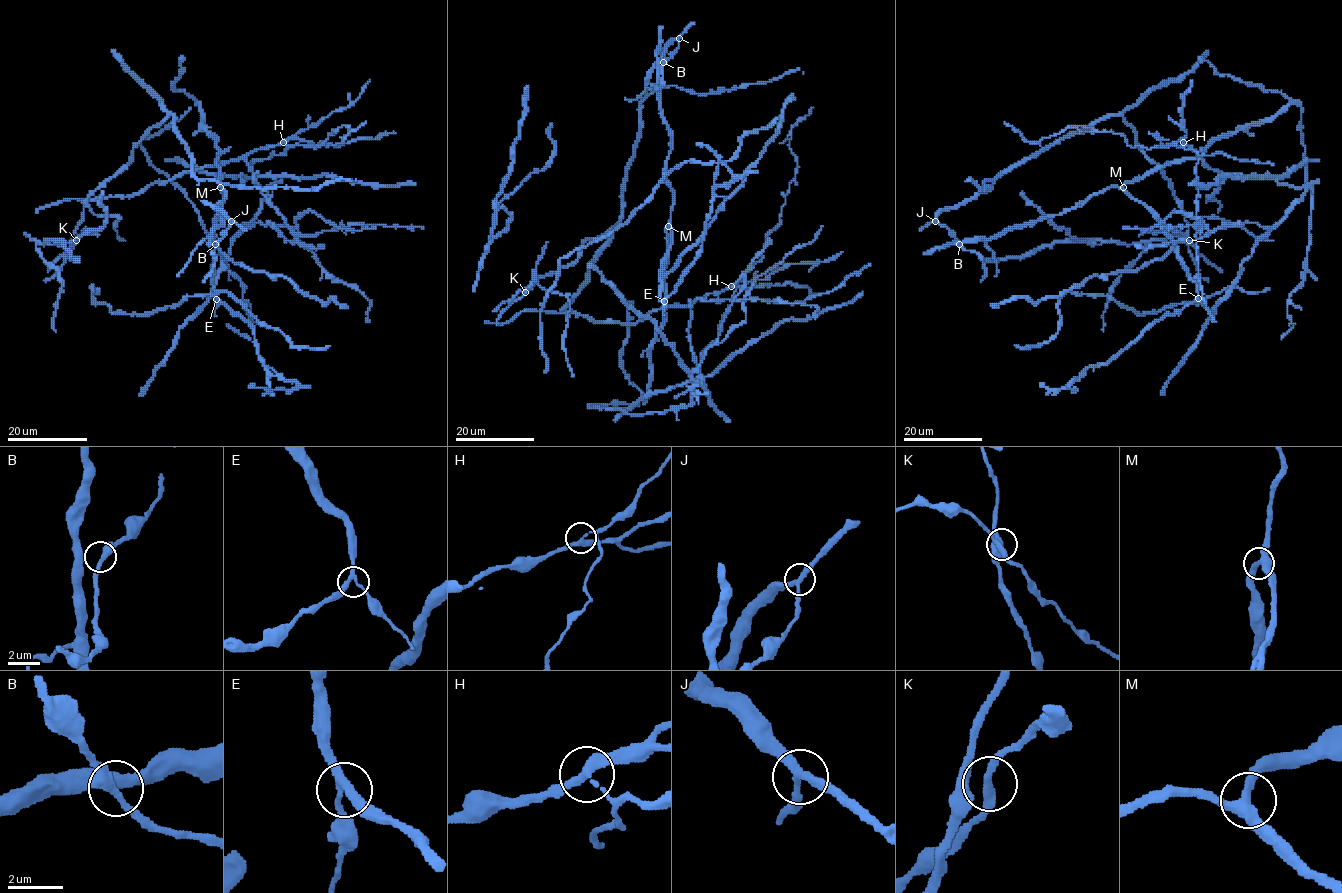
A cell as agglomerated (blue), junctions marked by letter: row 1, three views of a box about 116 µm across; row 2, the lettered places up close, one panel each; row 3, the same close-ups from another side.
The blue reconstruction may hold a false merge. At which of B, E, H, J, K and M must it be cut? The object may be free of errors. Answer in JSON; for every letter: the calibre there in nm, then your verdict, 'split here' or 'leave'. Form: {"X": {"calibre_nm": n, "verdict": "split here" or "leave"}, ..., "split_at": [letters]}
{"B": {"calibre_nm": 300, "verdict": "leave"}, "E": {"calibre_nm": 240, "verdict": "leave"}, "H": {"calibre_nm": 280, "verdict": "split here"}, "J": {"calibre_nm": 280, "verdict": "leave"}, "K": {"calibre_nm": 240, "verdict": "leave"}, "M": {"calibre_nm": 380, "verdict": "leave"}, "split_at": ["H"]}

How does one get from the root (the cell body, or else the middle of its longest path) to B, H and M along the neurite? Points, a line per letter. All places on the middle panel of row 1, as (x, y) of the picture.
B: (671, 43), (677, 39), (678, 47), (663, 62)
H: (671, 43), (677, 39), (678, 47), (658, 64), (674, 199), (665, 303), (687, 306), (730, 286)
M: (671, 43), (677, 39), (678, 47), (658, 64), (659, 108), (671, 137), (666, 178), (674, 202), (668, 226)

